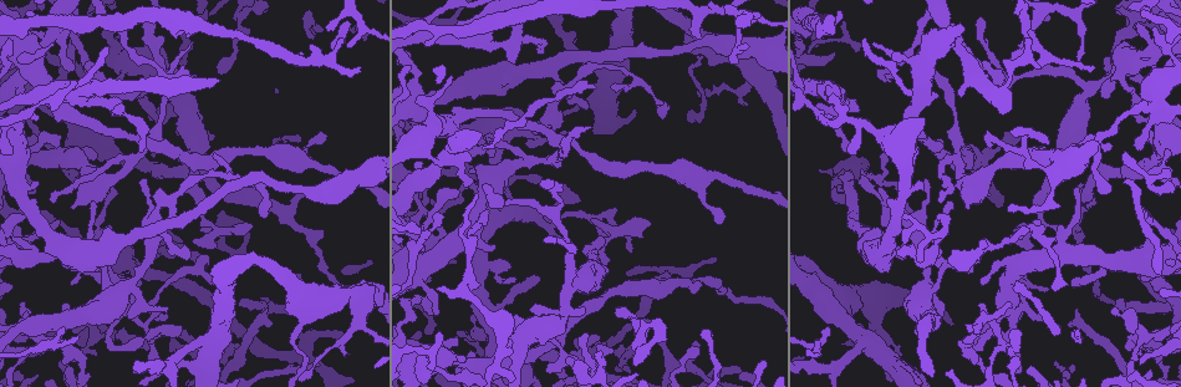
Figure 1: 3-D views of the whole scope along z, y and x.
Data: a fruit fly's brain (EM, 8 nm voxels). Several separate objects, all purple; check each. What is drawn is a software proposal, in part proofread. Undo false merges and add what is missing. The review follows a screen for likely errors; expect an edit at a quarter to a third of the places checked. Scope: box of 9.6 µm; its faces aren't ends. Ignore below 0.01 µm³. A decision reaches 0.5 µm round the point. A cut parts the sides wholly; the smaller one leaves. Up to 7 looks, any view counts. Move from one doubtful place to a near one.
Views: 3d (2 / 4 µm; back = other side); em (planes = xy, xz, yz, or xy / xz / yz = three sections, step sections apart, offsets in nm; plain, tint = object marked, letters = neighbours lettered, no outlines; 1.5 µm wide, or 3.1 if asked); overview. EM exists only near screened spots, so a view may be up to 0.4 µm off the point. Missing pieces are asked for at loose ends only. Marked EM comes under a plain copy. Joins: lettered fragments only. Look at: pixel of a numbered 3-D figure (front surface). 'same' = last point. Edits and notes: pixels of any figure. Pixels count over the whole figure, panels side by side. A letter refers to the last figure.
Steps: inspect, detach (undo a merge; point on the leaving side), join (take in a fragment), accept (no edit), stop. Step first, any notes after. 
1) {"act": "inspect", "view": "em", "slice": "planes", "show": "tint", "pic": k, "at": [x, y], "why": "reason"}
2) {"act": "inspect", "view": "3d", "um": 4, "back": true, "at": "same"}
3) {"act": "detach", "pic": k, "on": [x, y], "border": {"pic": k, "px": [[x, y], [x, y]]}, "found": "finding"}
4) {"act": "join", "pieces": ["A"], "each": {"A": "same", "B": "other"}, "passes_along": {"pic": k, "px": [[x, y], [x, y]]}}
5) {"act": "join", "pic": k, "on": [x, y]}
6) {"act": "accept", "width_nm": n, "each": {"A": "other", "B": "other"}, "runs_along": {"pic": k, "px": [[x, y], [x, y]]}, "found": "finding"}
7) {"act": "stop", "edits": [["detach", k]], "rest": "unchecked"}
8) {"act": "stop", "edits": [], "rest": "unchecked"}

{"act": "inspect", "view": "em", "slice": "planes", "show": "tint", "pic": 1, "at": [418, 359], "why": "free end"}

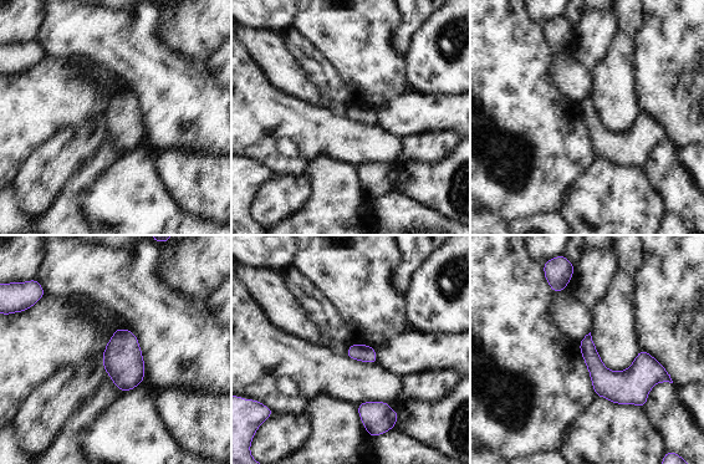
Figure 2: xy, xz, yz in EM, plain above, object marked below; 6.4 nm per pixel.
{"act": "inspect", "view": "em", "slice": "planes", "show": "letters", "at": "same", "why": "what lies round it"}

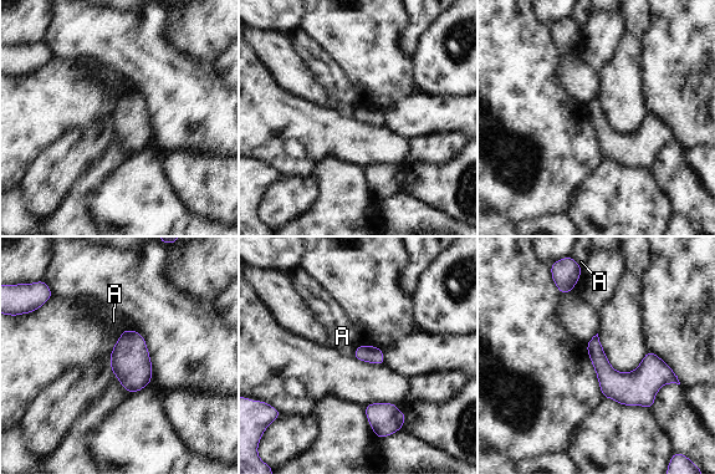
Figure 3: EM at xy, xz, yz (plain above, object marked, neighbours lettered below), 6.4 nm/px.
{"act": "accept", "width_nm": 110, "each": {"A": "other"}, "border": {"pic": 3, "px": [[597, 332], [586, 343]]}, "found": "no lettered fragment goes on from it"}

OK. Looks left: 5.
{"act": "inspect", "view": "3d", "um": 4, "back": true, "pic": 1, "at": [429, 310], "why": "free end"}

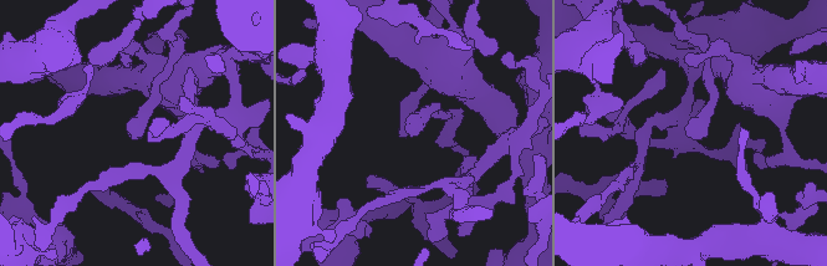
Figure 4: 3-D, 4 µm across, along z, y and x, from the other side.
{"act": "inspect", "view": "em", "slice": "planes", "show": "letters", "pic": 4, "at": [131, 137], "why": "need the tissue"}

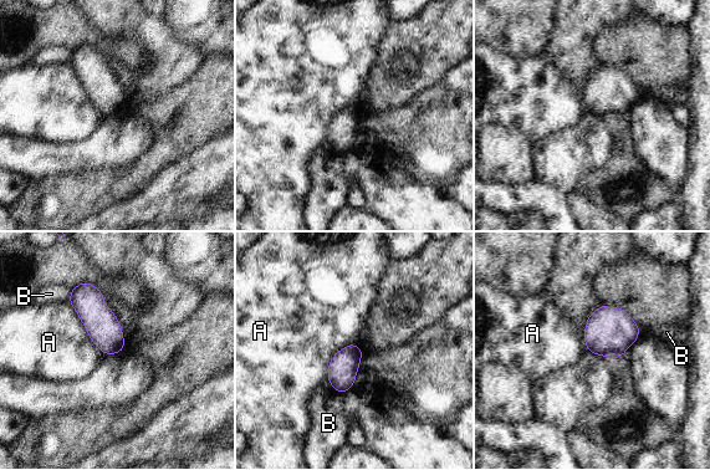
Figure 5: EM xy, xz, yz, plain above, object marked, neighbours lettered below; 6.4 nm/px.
{"act": "accept", "each": {"A": "other", "B": "other"}, "border": {"pic": 5, "px": [[69, 301], [88, 338], [105, 354]]}, "found": "none of them fits"}

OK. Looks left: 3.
{"act": "inspect", "view": "3d", "um": 4, "pic": 1, "at": [625, 366], "why": "thick turns thin"}

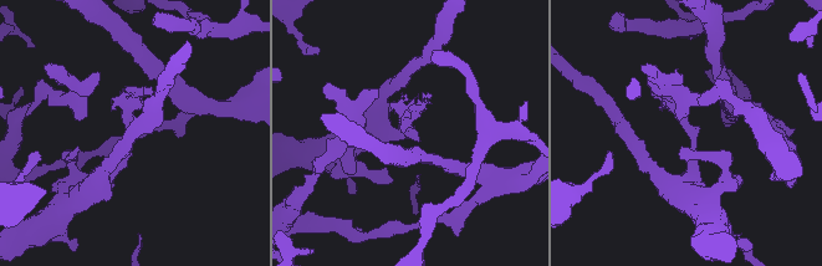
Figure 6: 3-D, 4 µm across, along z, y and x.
{"act": "inspect", "view": "em", "slice": "planes", "show": "letters", "pic": 6, "at": [686, 125], "why": "shape alone is not enough"}

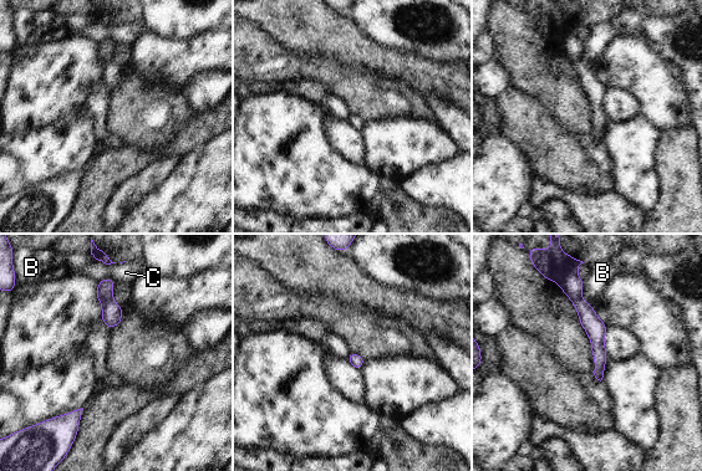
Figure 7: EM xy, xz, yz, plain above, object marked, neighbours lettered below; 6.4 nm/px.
{"act": "accept", "width_nm": 140, "each": {"B": "other", "C": "other"}, "border": {"pic": 7, "px": [[583, 281], [583, 300], [591, 305]]}, "found": "continuous, no second neuron"}

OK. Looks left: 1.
{"act": "stop", "edits": [], "rest": "unchecked"}

